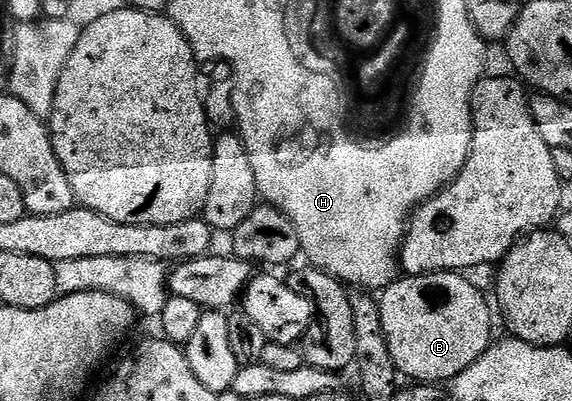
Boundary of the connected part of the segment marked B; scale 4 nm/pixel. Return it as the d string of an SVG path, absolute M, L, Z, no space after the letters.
M460 272L397 277L384 287L378 301L390 356L397 371L412 378L408 380L413 383L451 383L494 341L493 307L484 293L468 284Z

